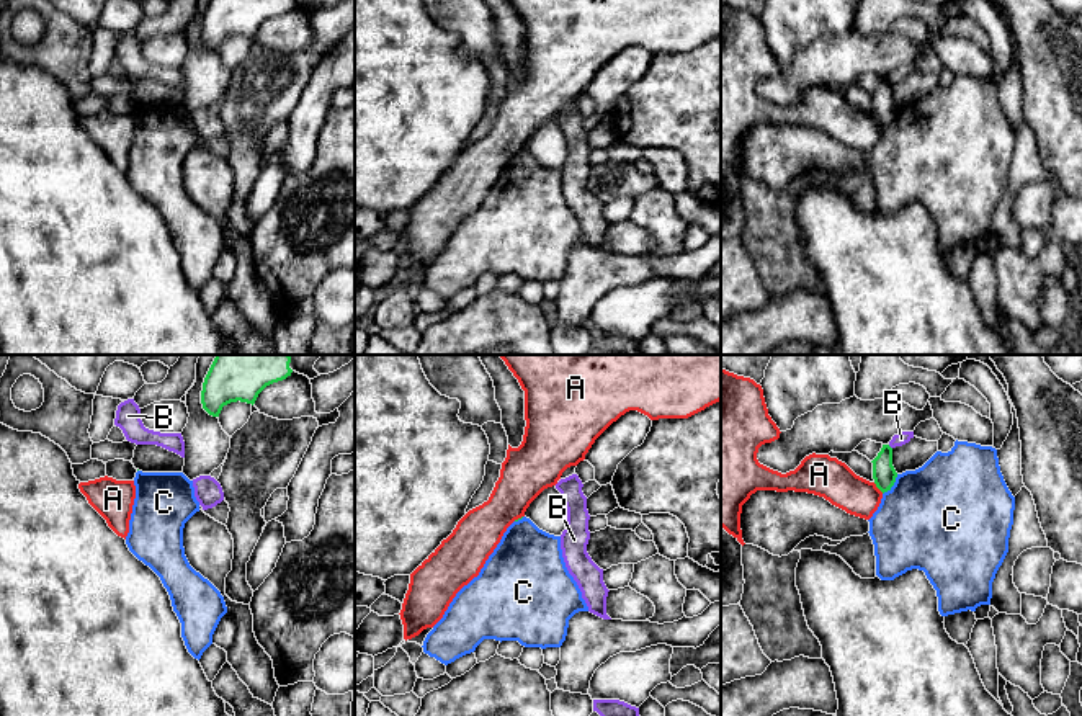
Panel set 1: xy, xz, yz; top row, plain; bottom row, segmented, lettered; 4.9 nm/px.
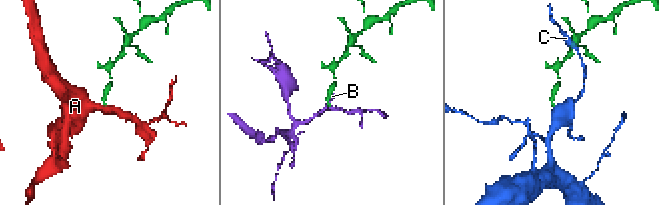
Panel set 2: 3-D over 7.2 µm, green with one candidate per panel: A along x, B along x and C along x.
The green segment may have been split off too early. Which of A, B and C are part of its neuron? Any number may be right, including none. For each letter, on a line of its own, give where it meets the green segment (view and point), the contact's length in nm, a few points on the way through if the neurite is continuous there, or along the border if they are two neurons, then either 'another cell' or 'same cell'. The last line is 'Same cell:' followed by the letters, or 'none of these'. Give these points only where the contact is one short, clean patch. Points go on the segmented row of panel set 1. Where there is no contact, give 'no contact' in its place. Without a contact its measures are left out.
A: yz (878, 487) | 80 nm | along yz (873, 483), (883, 492) | another cell
B: yz (889, 447) | 30 nm | along yz (888, 445), (891, 448) | another cell
C: yz (893, 484) | 130 nm | along yz (898, 474), (896, 481), (883, 494) | another cell
Same cell: none of these

